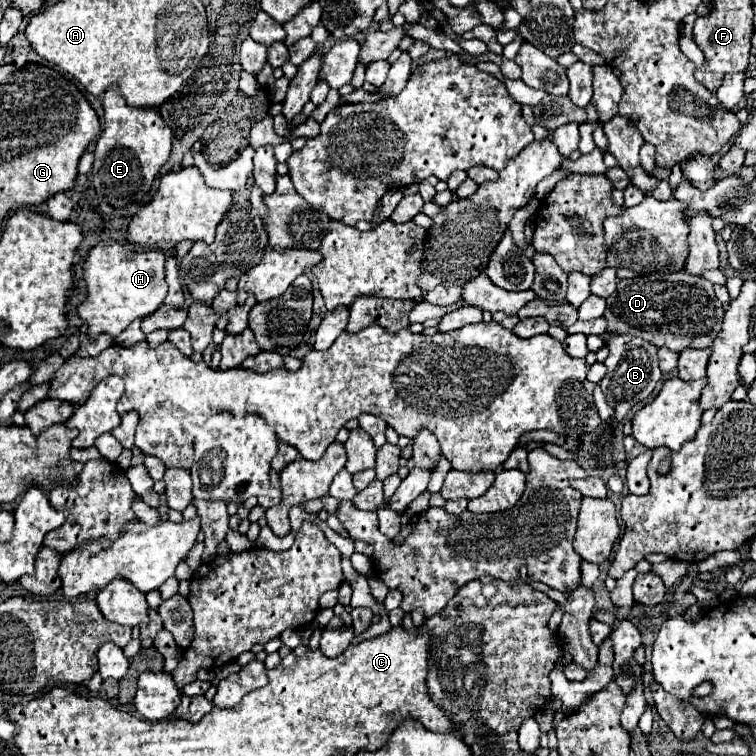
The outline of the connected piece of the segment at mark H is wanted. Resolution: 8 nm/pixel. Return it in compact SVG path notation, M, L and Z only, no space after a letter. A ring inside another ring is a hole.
M103 240L89 252L83 278L87 282L87 300L79 306L79 316L87 324L91 340L99 334L117 338L133 320L151 316L167 296L165 254L161 250L129 252L115 240Z

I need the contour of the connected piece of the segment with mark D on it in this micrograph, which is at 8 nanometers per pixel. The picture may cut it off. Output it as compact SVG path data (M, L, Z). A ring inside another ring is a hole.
M687 272L661 274L653 278L621 280L615 294L607 298L607 334L629 334L651 342L657 348L683 352L687 348L709 348L723 322L721 302L713 294L713 284Z

